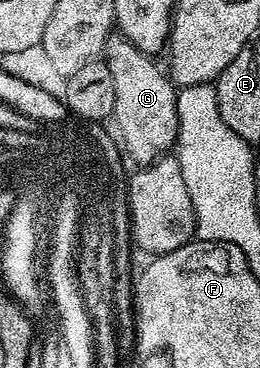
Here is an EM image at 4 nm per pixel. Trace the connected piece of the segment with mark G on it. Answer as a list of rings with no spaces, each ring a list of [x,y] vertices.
[[[112,32],[103,50],[113,80],[112,122],[120,130],[123,151],[139,165],[151,165],[177,143],[178,99],[173,81],[154,64],[151,55],[136,49],[122,34]]]

